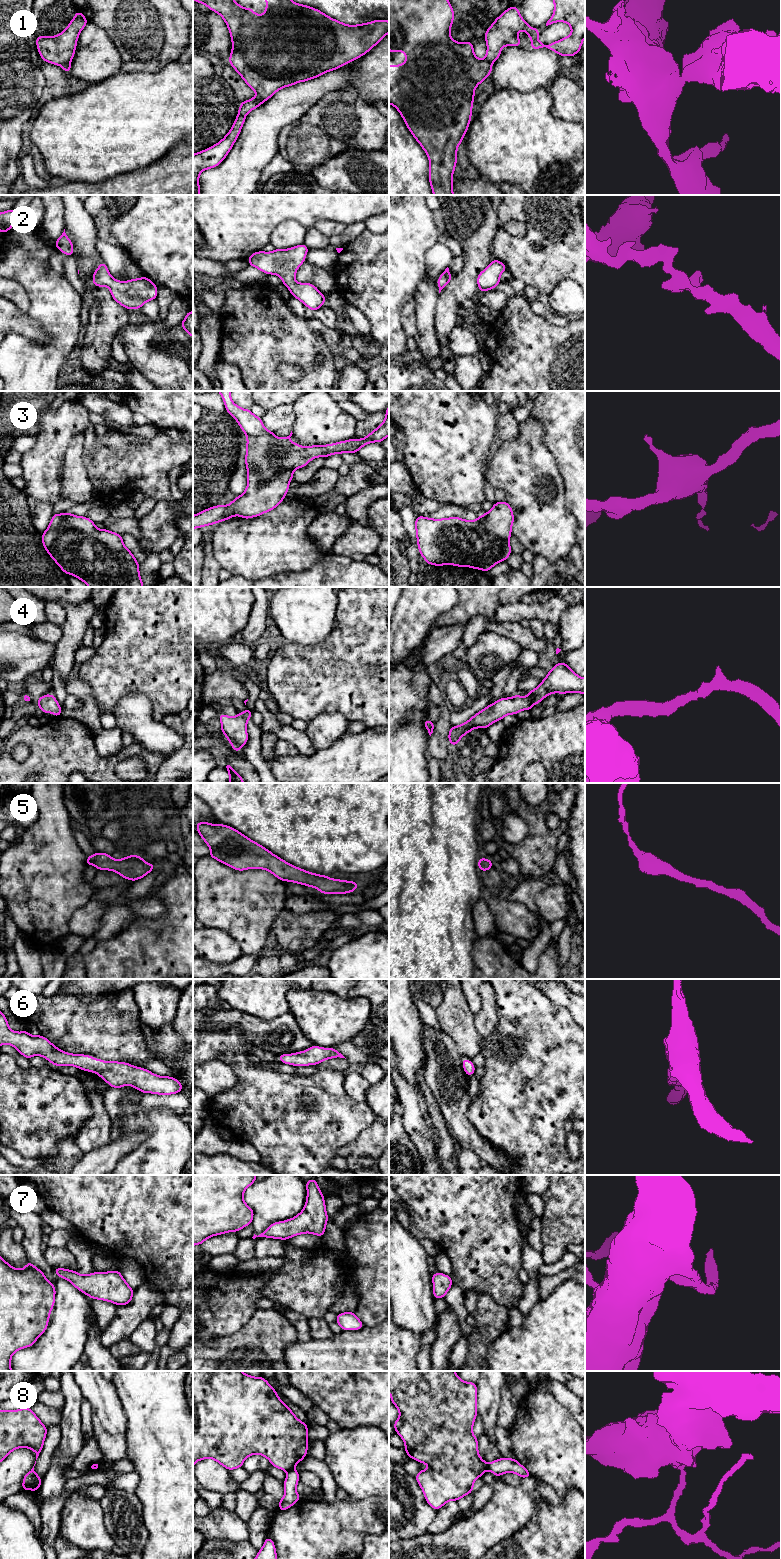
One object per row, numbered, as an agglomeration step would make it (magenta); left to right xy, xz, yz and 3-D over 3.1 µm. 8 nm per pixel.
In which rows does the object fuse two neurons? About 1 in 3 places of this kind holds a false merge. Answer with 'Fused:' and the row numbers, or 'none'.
Fused: 1, 8

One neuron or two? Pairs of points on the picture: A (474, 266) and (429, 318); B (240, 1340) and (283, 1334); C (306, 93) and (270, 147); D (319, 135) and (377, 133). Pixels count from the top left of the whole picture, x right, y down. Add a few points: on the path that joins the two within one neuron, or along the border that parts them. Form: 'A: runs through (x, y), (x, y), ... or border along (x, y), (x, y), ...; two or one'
A: border along (440, 293), (436, 307), (436, 334); two
B: runs through (251, 1340), (262, 1340), (268, 1334), (272, 1334); one
C: runs through (292, 105), (270, 127), (270, 133); one
D: runs through (333, 132), (363, 132); one

